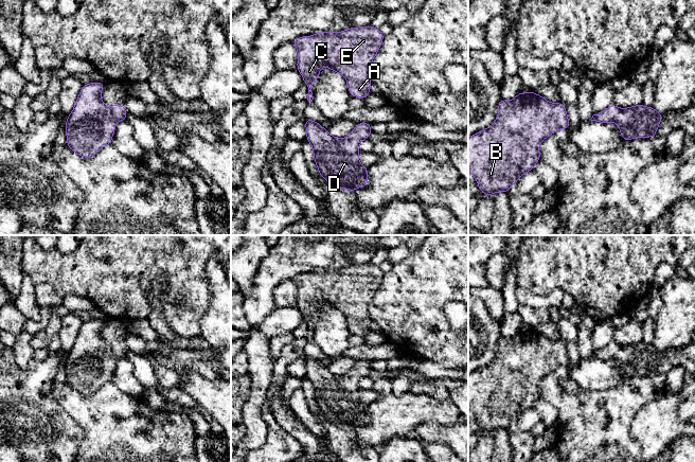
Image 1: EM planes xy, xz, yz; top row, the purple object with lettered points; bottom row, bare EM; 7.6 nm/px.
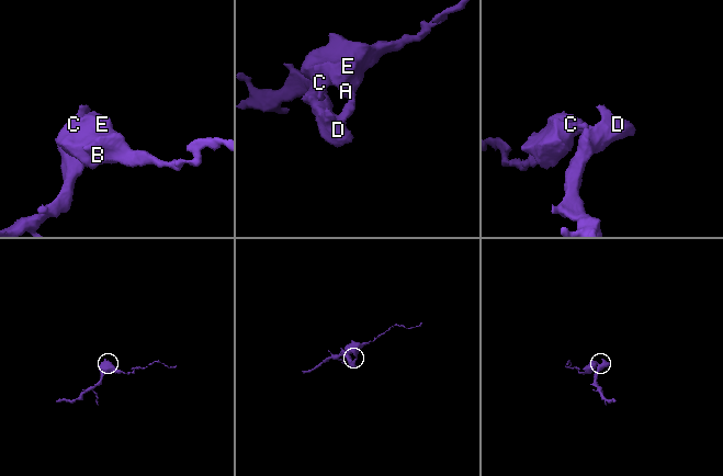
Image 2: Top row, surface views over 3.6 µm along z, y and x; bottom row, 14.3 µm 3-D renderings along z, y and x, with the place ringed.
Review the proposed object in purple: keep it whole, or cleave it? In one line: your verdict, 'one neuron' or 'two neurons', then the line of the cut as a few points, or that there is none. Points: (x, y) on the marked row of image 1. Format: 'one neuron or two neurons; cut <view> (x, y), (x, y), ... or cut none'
one neuron; cut none

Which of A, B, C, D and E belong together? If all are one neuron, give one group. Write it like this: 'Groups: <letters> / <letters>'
Groups: A B C D E

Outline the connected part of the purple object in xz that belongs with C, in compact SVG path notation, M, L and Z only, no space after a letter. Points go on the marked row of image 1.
M372 25L350 28L342 32L319 32L311 36L301 36L292 41L298 52L297 70L307 85L307 104L315 104L313 82L320 77L320 69L326 67L343 75L351 96L366 99L372 85L368 68L378 53L385 35Z

